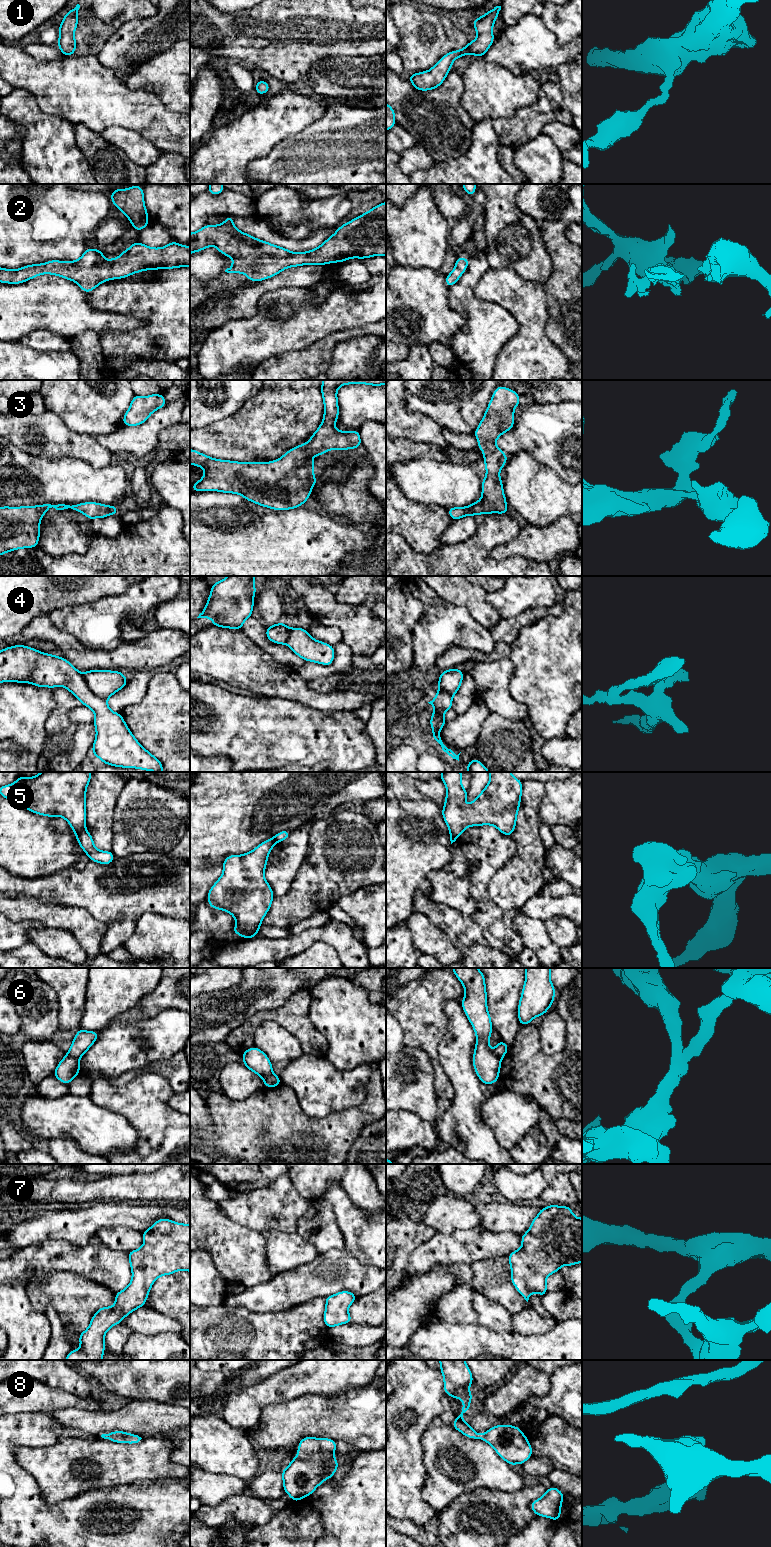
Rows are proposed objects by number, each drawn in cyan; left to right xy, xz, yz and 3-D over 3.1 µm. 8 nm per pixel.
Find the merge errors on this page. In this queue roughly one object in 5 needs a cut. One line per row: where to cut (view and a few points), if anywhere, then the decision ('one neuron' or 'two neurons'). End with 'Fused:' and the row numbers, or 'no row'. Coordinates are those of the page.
1: no cut; one neuron
2: no cut; one neuron
3: no cut; one neuron
4: cut in xy along (82, 674), (87, 686), (96, 695), (106, 700); two neurons
5: cut in xy along (84, 829), (76, 836); two neurons
6: cut in xy along (66, 1053), (77, 1060); two neurons
7: no cut; one neuron
8: no cut; one neuron
Fused: 4, 5, 6

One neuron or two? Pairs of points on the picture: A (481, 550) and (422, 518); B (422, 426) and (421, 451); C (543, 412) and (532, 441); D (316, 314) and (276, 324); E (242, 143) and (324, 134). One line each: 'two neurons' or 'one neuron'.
A: two neurons
B: two neurons
C: one neuron
D: one neuron
E: two neurons

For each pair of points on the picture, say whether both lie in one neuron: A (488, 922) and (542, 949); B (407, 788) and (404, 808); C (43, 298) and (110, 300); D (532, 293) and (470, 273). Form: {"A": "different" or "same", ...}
{"A": "different", "B": "different", "C": "different", "D": "different"}

